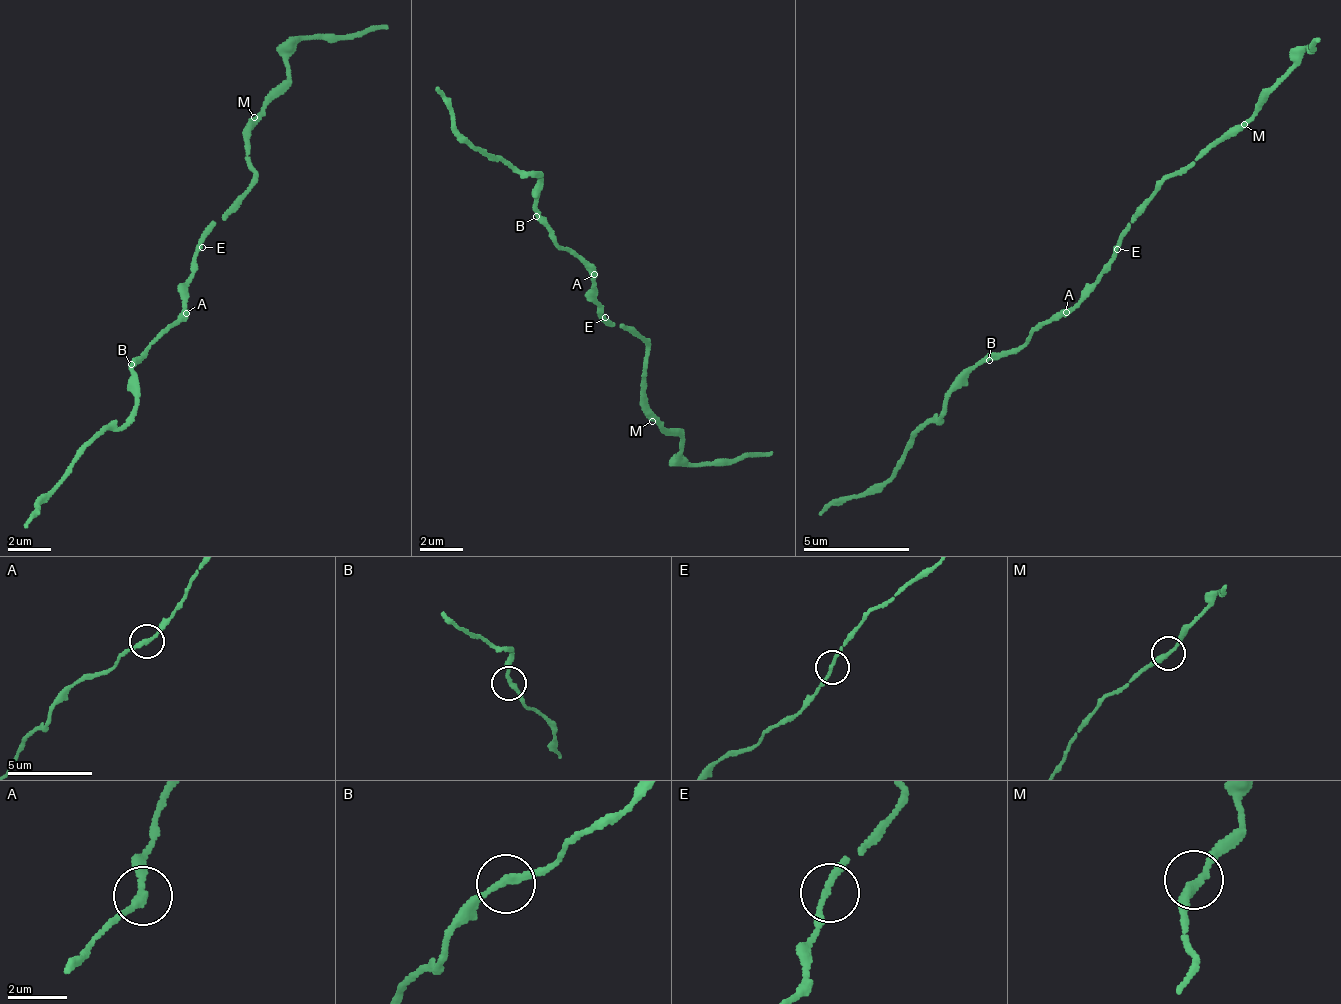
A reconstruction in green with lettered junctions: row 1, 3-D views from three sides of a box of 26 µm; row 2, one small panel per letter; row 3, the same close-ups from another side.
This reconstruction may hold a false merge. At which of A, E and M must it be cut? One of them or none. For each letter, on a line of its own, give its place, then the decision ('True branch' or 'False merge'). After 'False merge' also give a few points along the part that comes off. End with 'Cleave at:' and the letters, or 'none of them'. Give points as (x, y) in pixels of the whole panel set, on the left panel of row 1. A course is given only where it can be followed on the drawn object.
A: Place: (186, 313). True branch
E: Place: (202, 247). True branch
M: Place: (254, 117). True branch
Cleave at: none of them

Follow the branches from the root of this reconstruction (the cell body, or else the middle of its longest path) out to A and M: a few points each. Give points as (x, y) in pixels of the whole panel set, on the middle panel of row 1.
A: (600, 309), (593, 283), (595, 273)
M: (600, 309), (601, 319), (632, 328), (644, 343), (641, 406), (652, 421)

